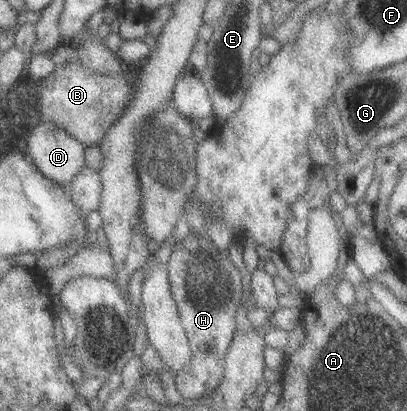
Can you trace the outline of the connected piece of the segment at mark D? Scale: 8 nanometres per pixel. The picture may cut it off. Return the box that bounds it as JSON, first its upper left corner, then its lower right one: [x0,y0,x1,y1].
[24,124,85,188]

